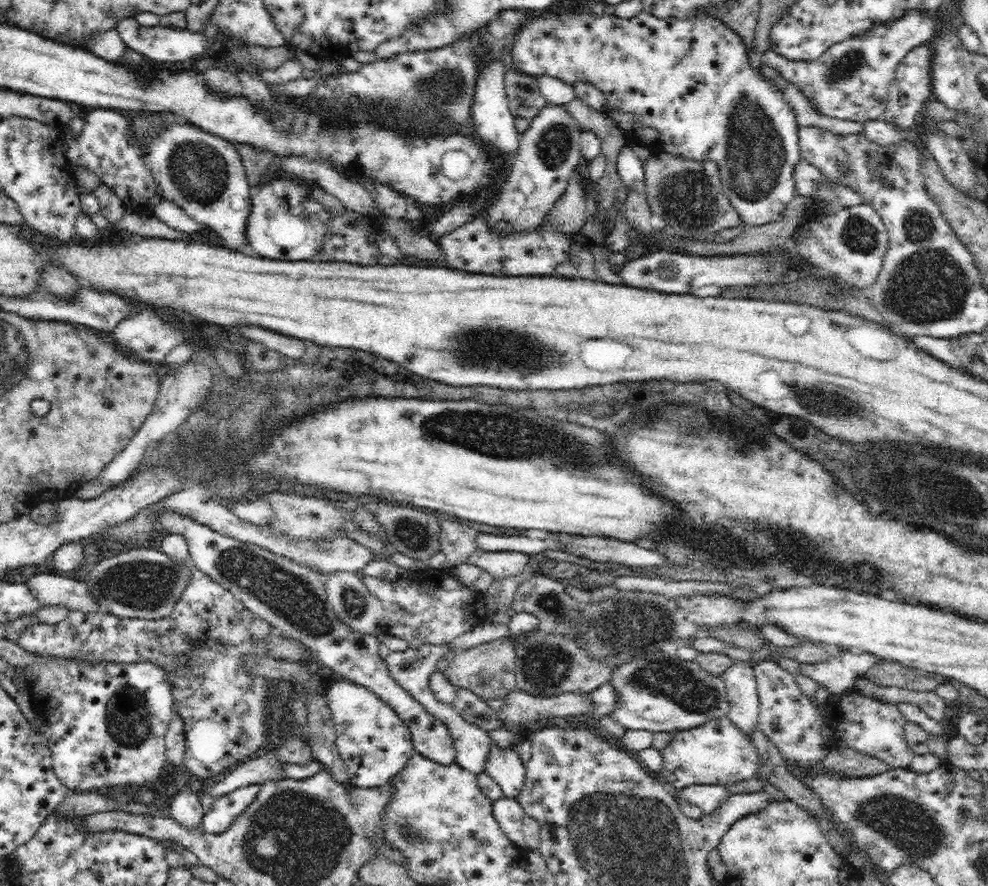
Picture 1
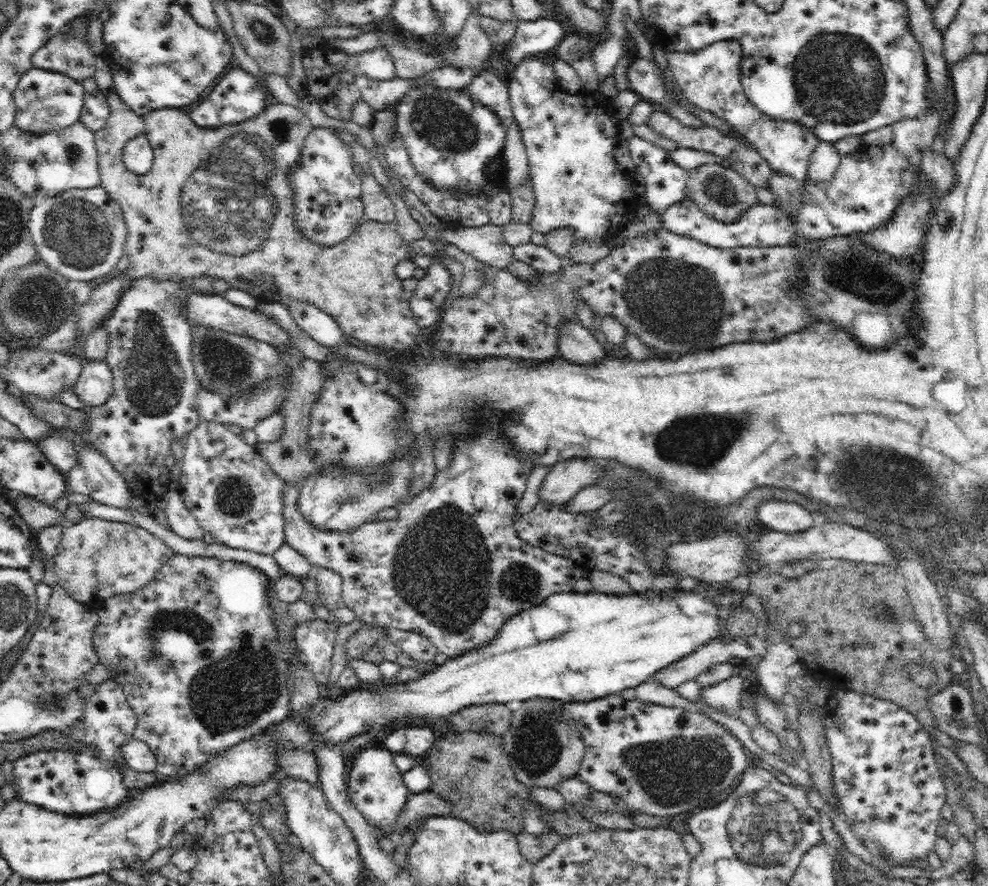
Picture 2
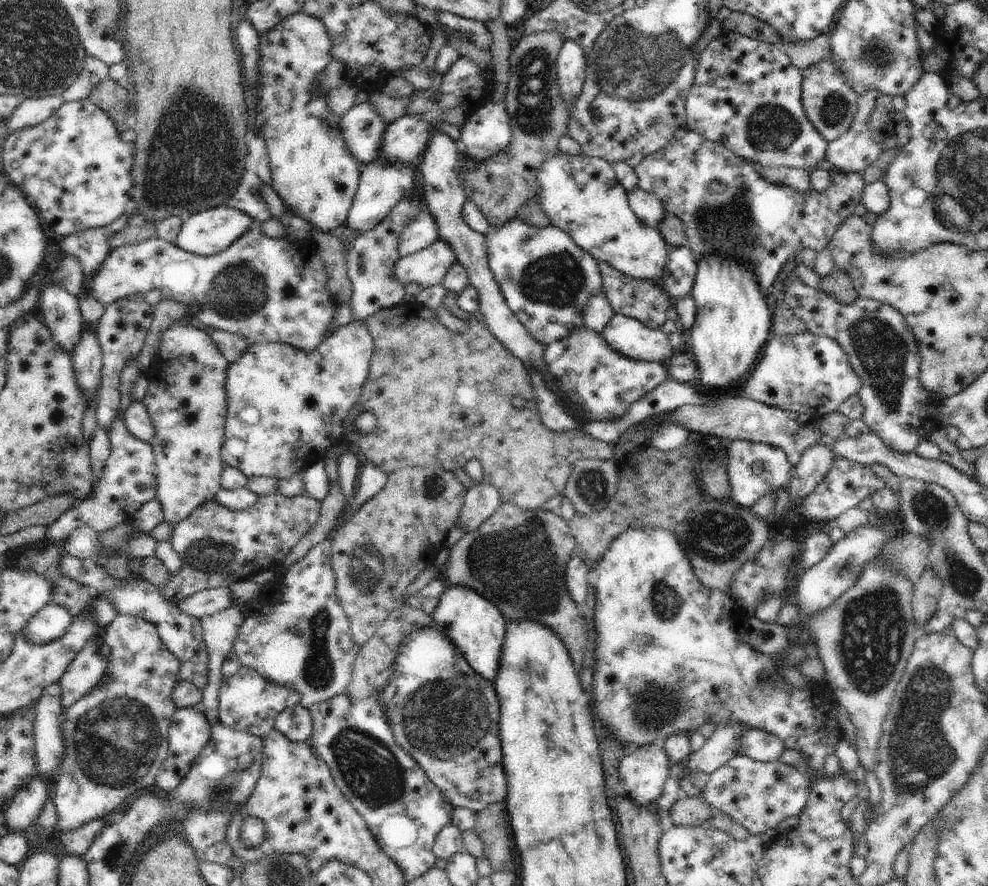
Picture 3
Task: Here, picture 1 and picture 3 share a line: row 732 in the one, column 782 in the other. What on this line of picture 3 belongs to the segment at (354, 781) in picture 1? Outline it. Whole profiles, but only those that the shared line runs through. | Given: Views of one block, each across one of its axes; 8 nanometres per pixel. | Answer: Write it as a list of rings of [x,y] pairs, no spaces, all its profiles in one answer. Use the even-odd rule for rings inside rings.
[[[813,333],[799,335],[772,336],[764,346],[758,364],[754,366],[751,376],[741,384],[737,395],[732,397],[744,397],[752,399],[768,406],[779,408],[783,411],[802,413],[818,421],[821,416],[838,411],[838,407],[862,388],[862,379],[853,371],[849,363],[848,355],[836,339]]]

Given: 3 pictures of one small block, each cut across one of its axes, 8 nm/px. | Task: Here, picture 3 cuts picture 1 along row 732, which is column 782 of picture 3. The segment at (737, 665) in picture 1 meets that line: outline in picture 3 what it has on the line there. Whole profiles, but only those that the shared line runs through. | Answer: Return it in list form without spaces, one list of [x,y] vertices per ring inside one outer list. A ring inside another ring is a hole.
[[[746,729],[740,737],[737,752],[755,761],[772,762],[779,760],[784,749],[777,736],[760,729]]]

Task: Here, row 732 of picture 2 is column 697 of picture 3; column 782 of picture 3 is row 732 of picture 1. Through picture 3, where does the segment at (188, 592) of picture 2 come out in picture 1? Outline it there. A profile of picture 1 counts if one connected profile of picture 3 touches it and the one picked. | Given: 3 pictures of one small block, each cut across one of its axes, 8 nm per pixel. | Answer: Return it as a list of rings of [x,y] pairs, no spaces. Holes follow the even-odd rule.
[[[191,566],[191,577],[184,589],[183,595],[180,600],[176,603],[174,610],[168,614],[168,617],[162,619],[142,619],[142,618],[119,618],[118,616],[110,612],[96,612],[96,614],[88,614],[81,610],[71,610],[68,613],[68,618],[62,622],[58,622],[53,625],[44,623],[38,623],[32,628],[29,628],[18,638],[16,642],[20,648],[28,651],[28,653],[42,655],[46,657],[60,657],[64,659],[76,658],[82,662],[88,661],[91,663],[95,662],[106,662],[106,663],[122,663],[122,664],[134,664],[134,662],[150,662],[159,668],[166,671],[166,676],[172,686],[172,697],[173,697],[173,711],[178,711],[178,715],[182,717],[184,721],[184,730],[186,731],[186,750],[184,766],[194,776],[198,778],[212,778],[212,776],[218,776],[221,772],[226,769],[232,769],[246,761],[248,758],[256,756],[260,751],[264,750],[266,745],[266,705],[269,707],[272,705],[273,695],[275,694],[276,688],[272,687],[272,682],[266,681],[263,676],[256,676],[248,671],[246,667],[246,658],[248,654],[256,654],[259,658],[268,656],[266,651],[266,638],[268,634],[272,632],[270,624],[264,620],[256,617],[256,615],[248,610],[240,600],[238,600],[226,587],[218,585],[217,582],[208,576],[205,572]]]

